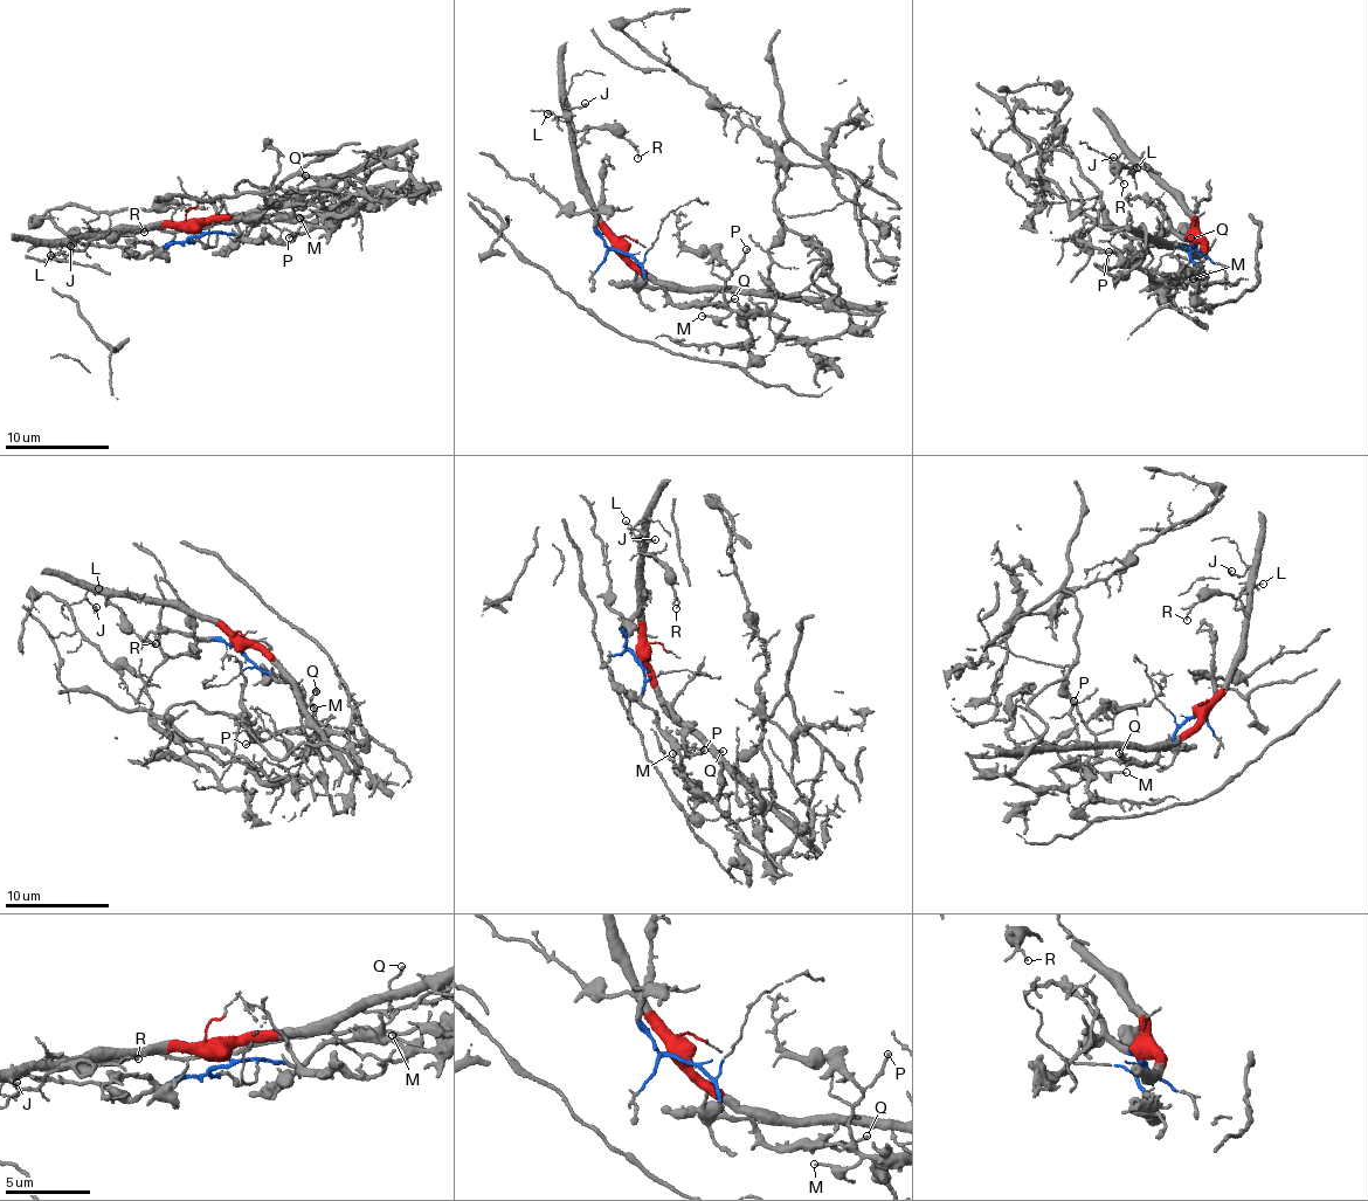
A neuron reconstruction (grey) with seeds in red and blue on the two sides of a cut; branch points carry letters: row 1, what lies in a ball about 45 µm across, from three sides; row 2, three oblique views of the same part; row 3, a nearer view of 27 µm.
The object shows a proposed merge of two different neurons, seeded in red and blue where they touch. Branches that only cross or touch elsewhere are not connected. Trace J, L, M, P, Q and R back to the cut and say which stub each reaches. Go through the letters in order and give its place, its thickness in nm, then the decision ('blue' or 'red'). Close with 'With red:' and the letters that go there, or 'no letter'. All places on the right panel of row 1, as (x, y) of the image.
J: (1113, 157) | 110 nm | red
L: (1137, 167) | 60 nm | red
M: (1193, 278) | 90 nm | blue
P: (1109, 252) | 140 nm | blue
Q: (1190, 237) | 140 nm | blue
R: (1124, 184) | 110 nm | red
With red: J, L, R

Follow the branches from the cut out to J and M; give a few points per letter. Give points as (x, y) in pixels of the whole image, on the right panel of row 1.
J: (1192, 242), (1195, 235), (1188, 215), (1148, 171), (1123, 153), (1117, 168), (1113, 158)
M: (1192, 244), (1195, 269), (1196, 267), (1201, 270), (1186, 277), (1175, 273), (1166, 284), (1175, 287), (1194, 277)

